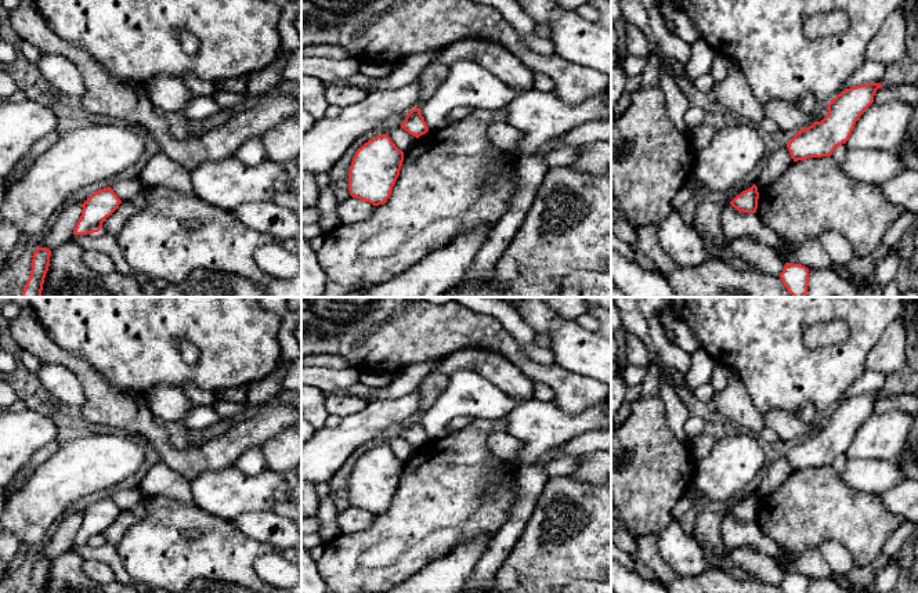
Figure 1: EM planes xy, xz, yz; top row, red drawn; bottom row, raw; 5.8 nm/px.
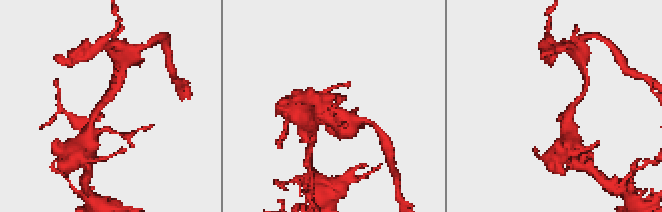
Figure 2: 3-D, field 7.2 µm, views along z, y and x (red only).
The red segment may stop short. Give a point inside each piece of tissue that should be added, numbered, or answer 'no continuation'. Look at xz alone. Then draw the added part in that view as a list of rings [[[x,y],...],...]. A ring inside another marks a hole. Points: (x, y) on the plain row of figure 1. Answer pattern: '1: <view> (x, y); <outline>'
no continuation

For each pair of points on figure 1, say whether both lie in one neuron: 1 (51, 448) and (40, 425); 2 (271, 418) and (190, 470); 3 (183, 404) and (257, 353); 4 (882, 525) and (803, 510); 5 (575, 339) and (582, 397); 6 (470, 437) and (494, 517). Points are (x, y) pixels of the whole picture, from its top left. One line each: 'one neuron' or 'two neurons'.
1: two neurons
2: one neuron
3: two neurons
4: one neuron
5: two neurons
6: one neuron

